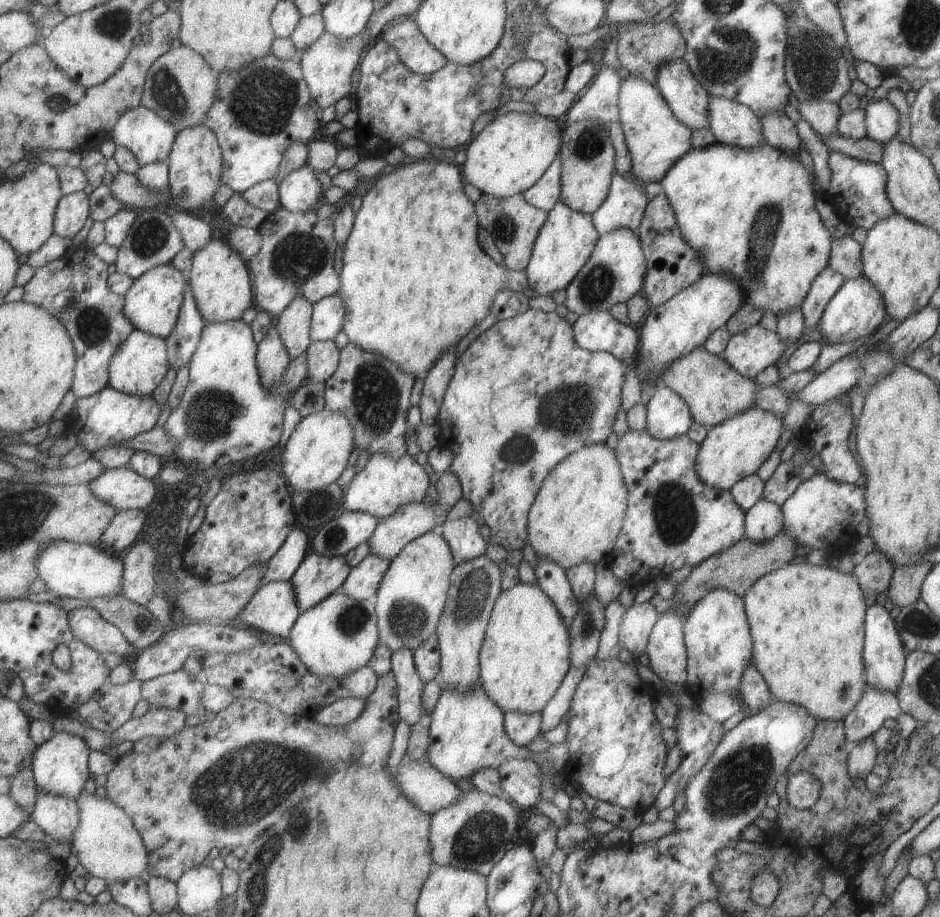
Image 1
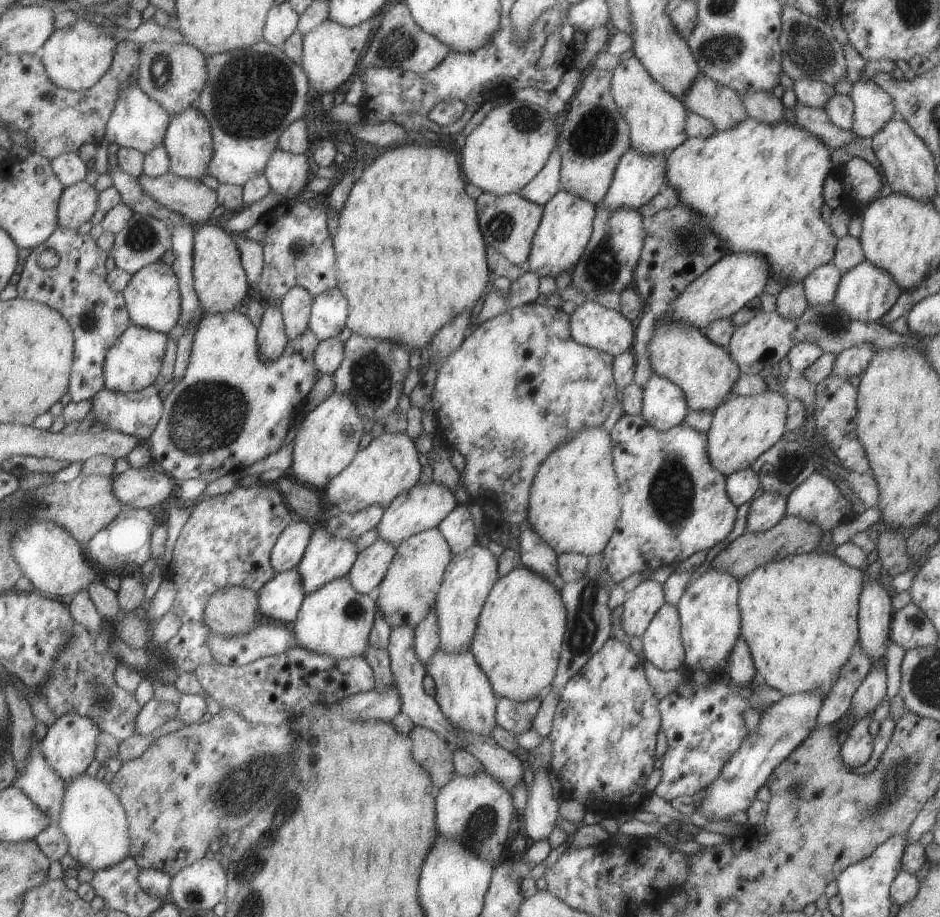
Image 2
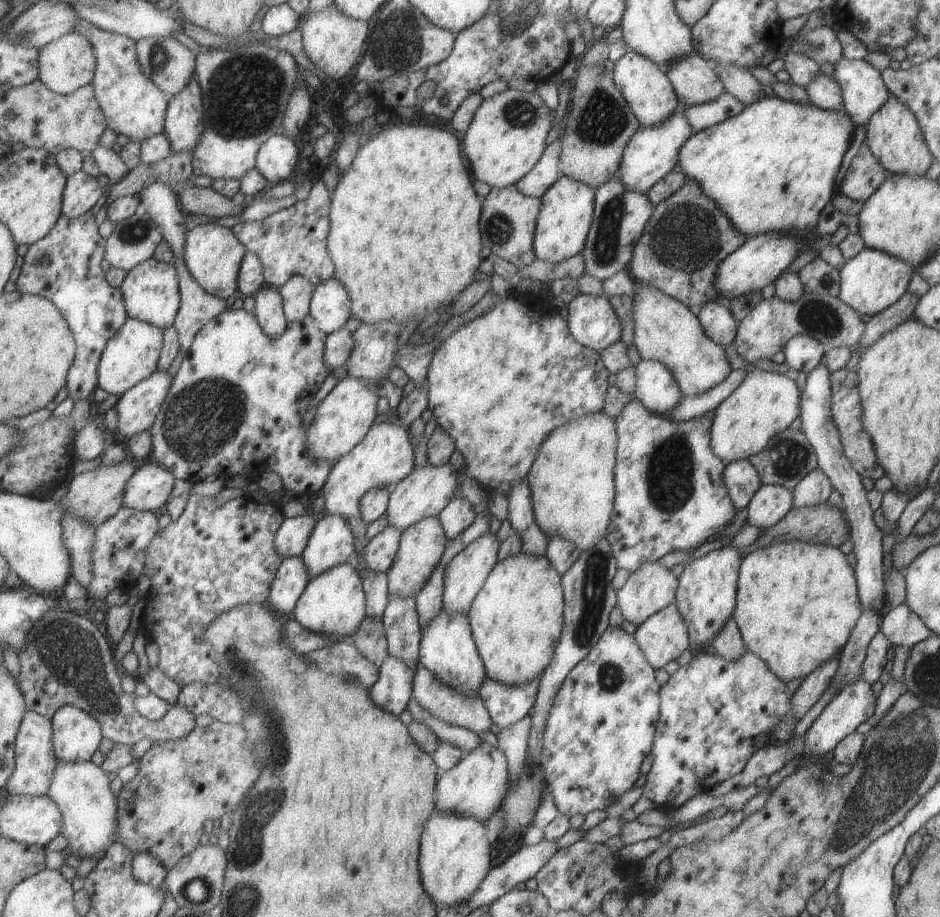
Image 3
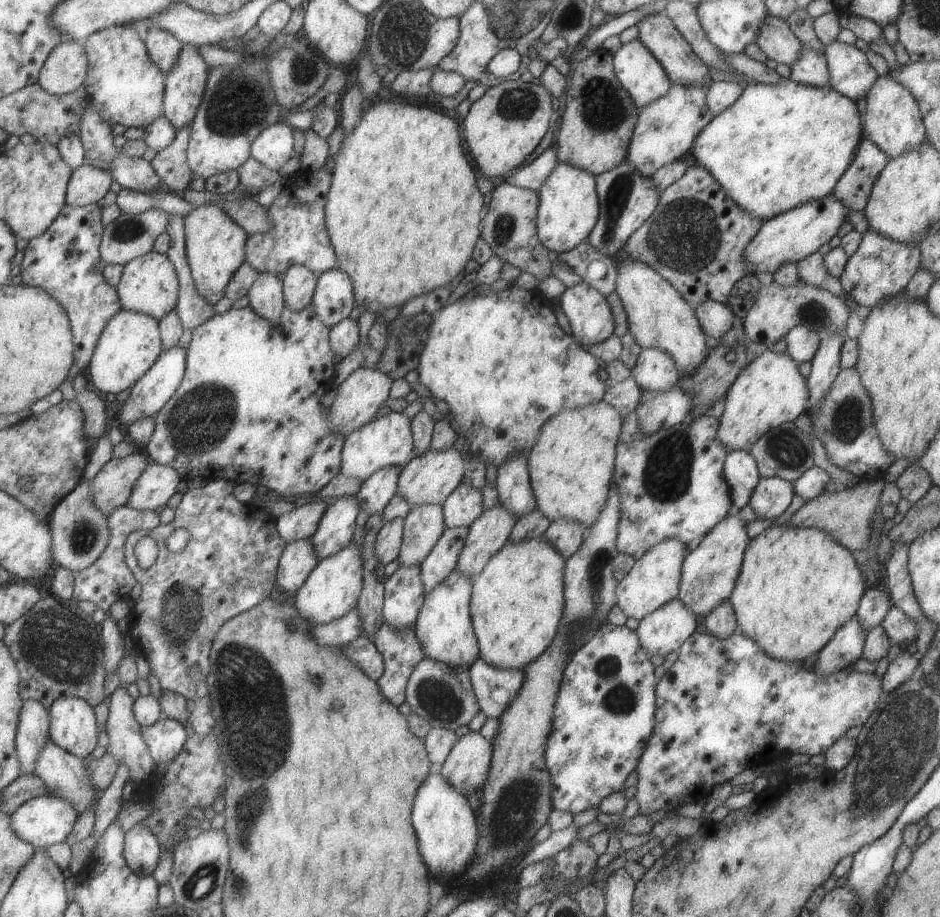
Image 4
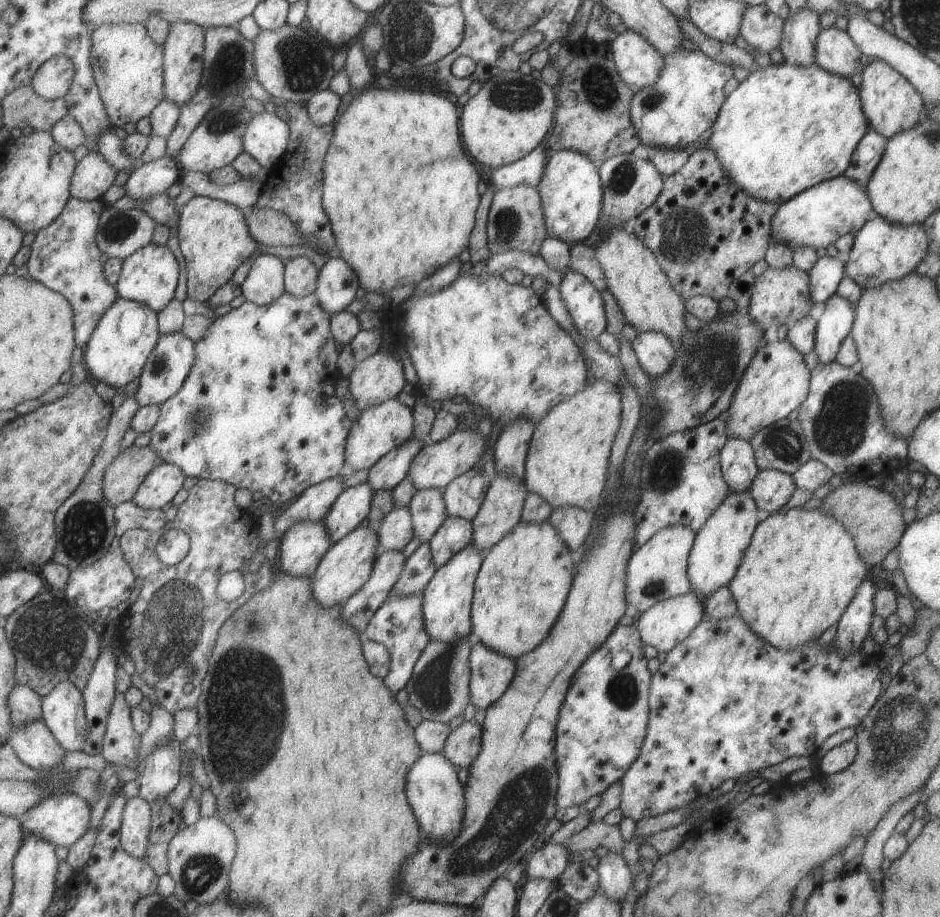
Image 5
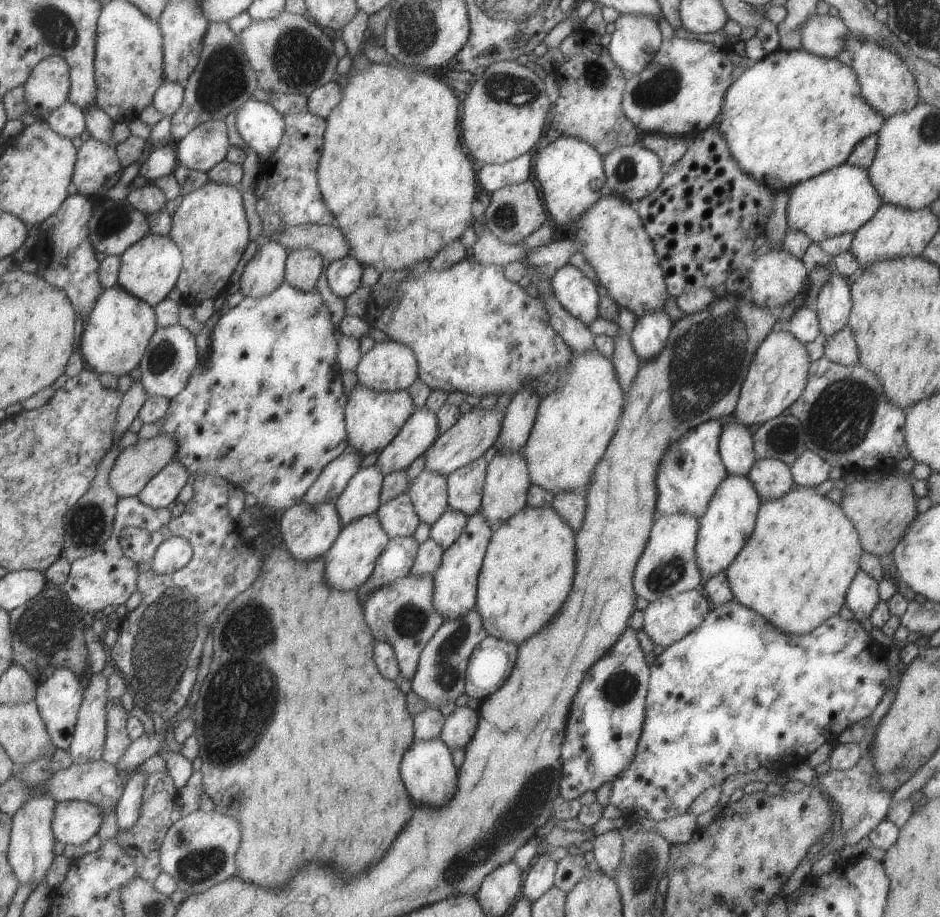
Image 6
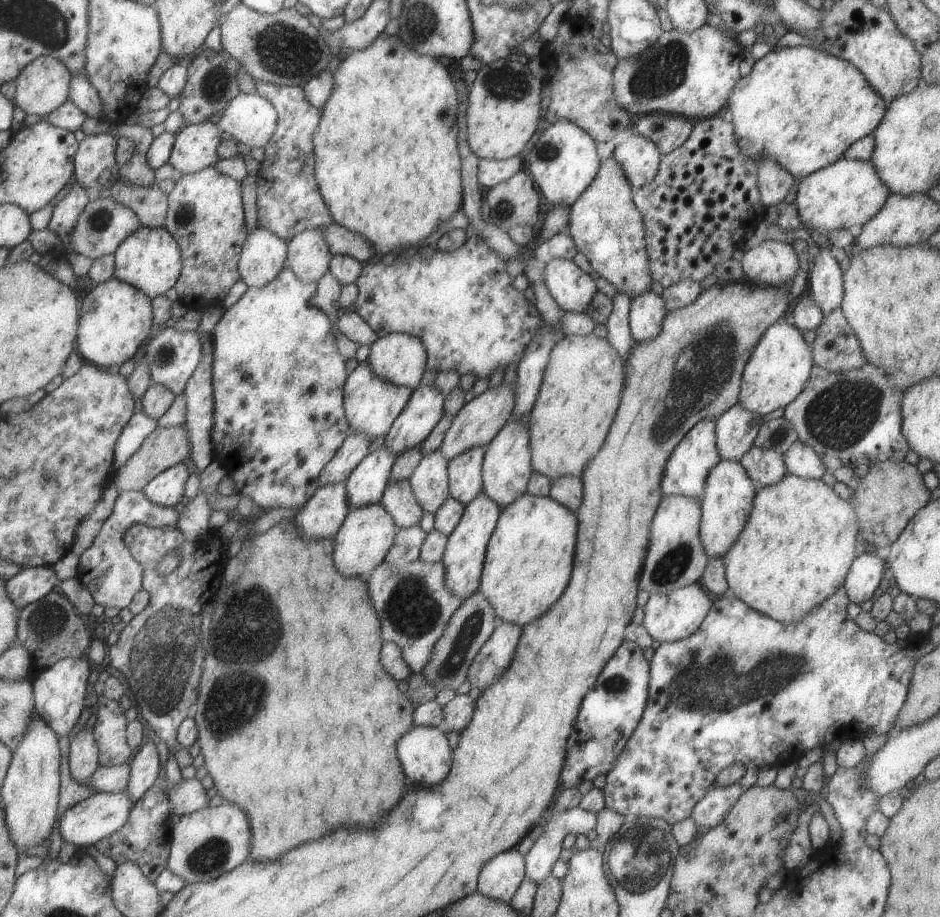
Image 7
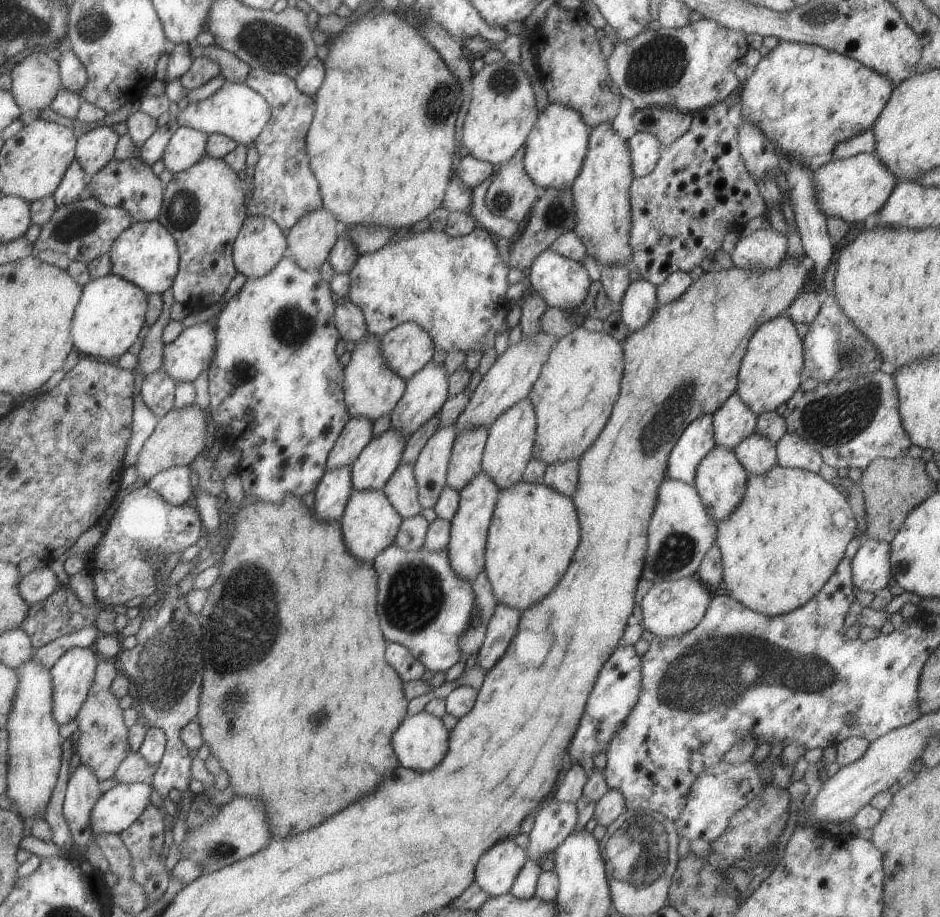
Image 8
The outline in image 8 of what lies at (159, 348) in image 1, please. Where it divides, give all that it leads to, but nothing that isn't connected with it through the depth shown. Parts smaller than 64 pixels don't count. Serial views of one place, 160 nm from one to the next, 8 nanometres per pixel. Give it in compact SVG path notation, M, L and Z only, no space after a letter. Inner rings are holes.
M113 273L90 279L83 285L82 298L71 323L71 338L77 352L105 361L127 352L143 326L147 297L135 284Z

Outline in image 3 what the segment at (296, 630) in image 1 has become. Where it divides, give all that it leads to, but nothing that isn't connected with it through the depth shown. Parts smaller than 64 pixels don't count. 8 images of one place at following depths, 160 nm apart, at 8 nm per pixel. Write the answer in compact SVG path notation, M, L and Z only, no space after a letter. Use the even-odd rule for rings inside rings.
M352 561L343 562L310 578L303 593L297 598L293 608L293 618L305 630L323 634L330 639L330 642L337 643L353 635L355 628L366 616L365 606L362 582L355 571L355 565Z

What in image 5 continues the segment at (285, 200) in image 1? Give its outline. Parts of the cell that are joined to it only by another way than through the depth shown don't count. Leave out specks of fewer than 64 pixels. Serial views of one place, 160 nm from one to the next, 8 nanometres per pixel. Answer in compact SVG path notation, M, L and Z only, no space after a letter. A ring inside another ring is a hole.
M275 113L254 114L242 136L242 150L262 167L270 169L284 155L288 133L288 124Z

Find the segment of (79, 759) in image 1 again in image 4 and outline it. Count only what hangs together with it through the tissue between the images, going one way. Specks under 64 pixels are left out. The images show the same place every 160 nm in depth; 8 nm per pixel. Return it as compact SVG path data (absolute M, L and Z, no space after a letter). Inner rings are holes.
M59 697L48 708L49 740L72 755L86 758L97 746L99 727L93 709L77 697Z

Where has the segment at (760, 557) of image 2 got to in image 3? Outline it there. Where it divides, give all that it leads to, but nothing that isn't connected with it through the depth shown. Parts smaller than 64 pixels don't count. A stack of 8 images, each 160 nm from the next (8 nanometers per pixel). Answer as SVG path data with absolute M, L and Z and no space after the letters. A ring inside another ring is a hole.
M819 503L810 507L791 507L789 512L775 524L760 529L760 534L753 544L739 549L739 556L743 559L749 552L767 548L785 541L801 541L807 544L823 544L824 546L839 547L849 536L849 526L845 520L845 514L838 508L827 503Z

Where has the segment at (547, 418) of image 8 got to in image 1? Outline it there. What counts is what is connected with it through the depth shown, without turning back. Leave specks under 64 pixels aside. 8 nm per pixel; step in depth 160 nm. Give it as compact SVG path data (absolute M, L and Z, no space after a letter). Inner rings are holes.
M605 443L584 446L560 460L543 479L528 512L527 542L537 558L554 562L564 571L584 562L595 564L606 559L614 547L625 514L626 498L627 491L614 450Z

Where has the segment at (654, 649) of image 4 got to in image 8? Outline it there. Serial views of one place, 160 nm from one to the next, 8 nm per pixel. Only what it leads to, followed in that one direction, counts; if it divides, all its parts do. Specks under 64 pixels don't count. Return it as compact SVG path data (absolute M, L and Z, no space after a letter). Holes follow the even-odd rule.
M695 576L651 585L641 600L643 618L640 623L645 630L652 632L655 637L680 637L699 624L714 593L713 590L705 588L705 584Z

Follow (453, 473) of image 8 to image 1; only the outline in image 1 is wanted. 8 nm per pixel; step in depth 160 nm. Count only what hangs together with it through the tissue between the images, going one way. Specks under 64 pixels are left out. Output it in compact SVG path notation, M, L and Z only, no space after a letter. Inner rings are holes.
M475 516L444 522L441 536L449 545L455 565L484 554L487 545L479 534L478 525Z

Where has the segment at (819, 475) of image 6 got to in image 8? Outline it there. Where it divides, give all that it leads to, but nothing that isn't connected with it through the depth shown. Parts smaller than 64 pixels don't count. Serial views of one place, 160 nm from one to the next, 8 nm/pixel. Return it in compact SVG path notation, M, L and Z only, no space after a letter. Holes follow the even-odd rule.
M785 433L776 443L777 460L780 467L801 469L810 473L819 472L822 458L800 436Z

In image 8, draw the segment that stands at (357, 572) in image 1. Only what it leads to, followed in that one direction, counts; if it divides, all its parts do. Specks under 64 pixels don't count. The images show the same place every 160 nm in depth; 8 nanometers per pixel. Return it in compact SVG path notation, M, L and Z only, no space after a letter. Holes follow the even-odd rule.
M399 464L383 485L382 491L402 520L421 512L412 464Z

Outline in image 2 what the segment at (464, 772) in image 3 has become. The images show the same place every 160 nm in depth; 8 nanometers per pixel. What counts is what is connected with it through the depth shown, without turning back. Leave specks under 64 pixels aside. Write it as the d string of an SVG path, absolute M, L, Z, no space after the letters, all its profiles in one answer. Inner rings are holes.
M485 772L466 777L455 774L451 778L439 789L434 800L437 834L446 839L456 839L463 848L491 865L499 860L510 834L507 830L514 812L510 792Z

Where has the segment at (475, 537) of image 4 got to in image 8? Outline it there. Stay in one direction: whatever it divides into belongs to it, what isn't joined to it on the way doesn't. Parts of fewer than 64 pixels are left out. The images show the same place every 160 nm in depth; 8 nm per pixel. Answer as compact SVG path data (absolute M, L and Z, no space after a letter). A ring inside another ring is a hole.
M525 398L517 404L511 405L505 412L497 416L495 422L488 428L480 470L491 479L499 491L521 480L523 469L527 461L532 458L535 427L536 416L533 405L531 401Z

